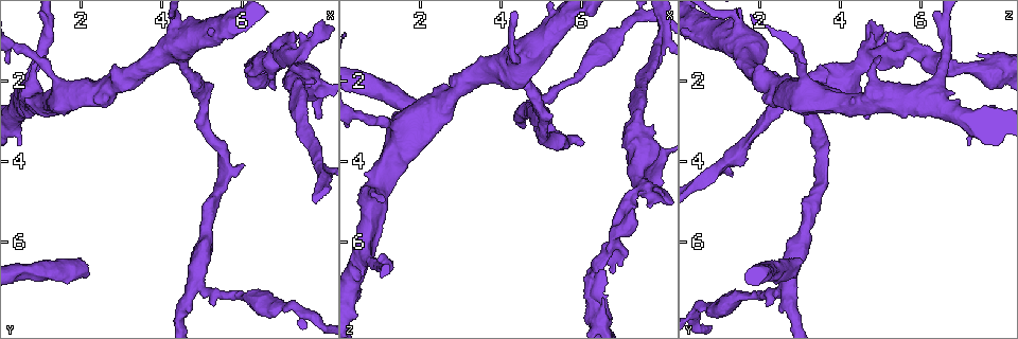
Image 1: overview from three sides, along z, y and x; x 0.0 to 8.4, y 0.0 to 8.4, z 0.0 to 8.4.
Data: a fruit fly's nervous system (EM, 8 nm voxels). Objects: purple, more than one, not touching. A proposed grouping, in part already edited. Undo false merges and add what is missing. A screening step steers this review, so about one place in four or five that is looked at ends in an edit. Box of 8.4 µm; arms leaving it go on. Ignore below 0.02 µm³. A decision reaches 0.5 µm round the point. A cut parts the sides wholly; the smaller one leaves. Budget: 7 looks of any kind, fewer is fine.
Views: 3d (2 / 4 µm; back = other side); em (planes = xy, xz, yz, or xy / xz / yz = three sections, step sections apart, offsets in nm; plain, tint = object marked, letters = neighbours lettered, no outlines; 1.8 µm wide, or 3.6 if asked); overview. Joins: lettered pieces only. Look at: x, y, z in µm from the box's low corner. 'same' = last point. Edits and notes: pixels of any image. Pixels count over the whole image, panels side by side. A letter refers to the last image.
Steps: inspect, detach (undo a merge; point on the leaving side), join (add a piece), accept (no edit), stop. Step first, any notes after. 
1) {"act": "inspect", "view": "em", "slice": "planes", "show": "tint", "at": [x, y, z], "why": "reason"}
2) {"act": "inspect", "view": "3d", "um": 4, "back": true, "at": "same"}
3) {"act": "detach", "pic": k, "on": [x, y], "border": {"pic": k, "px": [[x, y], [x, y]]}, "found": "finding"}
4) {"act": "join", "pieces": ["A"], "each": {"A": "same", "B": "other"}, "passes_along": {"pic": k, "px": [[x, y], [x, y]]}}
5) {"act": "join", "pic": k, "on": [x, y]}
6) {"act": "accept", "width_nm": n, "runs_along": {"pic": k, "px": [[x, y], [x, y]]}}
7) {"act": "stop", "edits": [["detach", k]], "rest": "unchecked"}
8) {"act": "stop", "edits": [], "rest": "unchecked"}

{"act": "inspect", "view": "3d", "um": 2, "at": [6.00, 4.05, 3.60]}

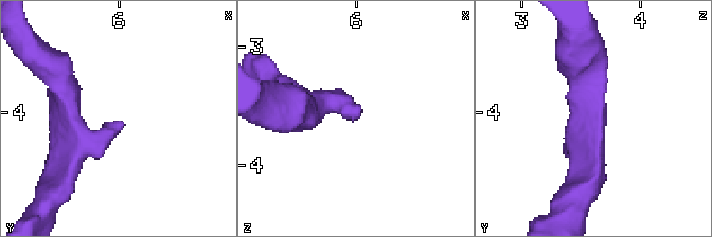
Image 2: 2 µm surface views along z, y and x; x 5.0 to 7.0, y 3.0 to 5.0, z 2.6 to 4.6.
{"act": "inspect", "view": "em", "um": 3.6, "slice": "xy", "step": 8, "show": "tint", "at": [6.04, 4.12, 3.58], "arm_widths_nm": [220, 280], "why": "need the tissue"}

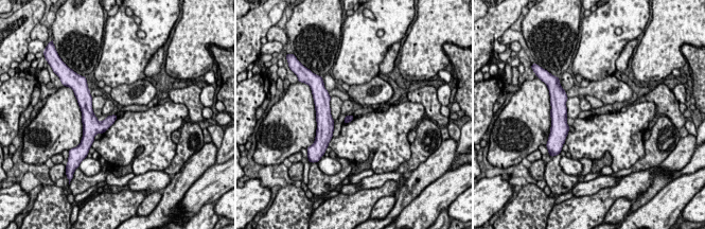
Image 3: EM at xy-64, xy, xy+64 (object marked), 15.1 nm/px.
{"act": "inspect", "view": "em", "um": 3.6, "slice": "planes", "show": "letters", "at": "same"}

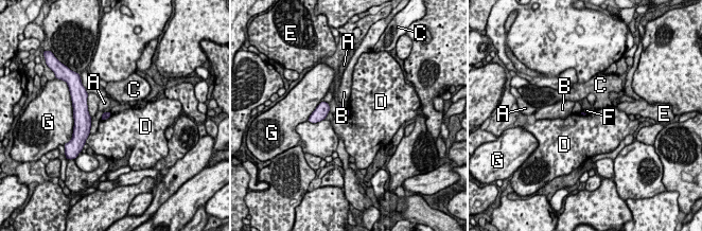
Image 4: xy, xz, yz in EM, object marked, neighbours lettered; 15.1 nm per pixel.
{"act": "accept", "each": {"A": "other", "B": "other", "C": "other", "D": "other", "E": "other", "F": "other", "G": "other"}, "border": {"pic": 4, "px": [[347, 108], [349, 113], [345, 118]]}, "found": "none of them fits"}

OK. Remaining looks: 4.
{"act": "inspect", "view": "em", "slice": "planes", "show": "tint", "at": [7.70, 0.85, 5.15], "why": "an open end"}

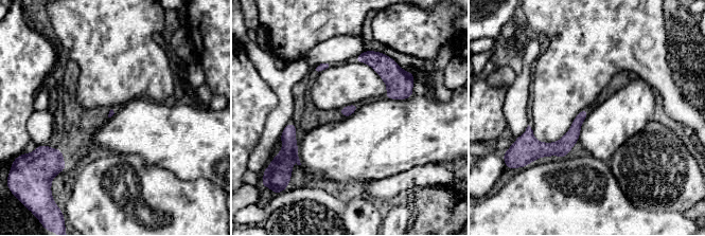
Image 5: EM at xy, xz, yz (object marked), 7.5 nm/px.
{"act": "inspect", "view": "em", "slice": "planes", "show": "letters", "at": "same"}

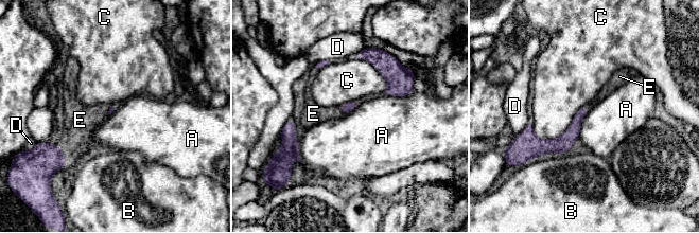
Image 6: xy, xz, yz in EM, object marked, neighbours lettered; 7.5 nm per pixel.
{"act": "join", "pieces": ["E"], "longest_contact_nm": ["C", 440], "each": {"A": "other", "B": "other", "C": "other", "D": "other", "E": "same"}, "found": "it goes on there"}

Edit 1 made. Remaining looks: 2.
{"act": "inspect", "view": "em", "slice": "xy", "step": 4, "show": "tint", "at": [1.95, 6.45, 3.05], "why": "long arm stops here"}

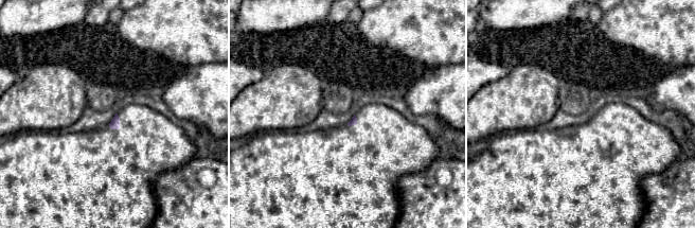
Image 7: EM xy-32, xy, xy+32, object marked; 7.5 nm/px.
{"act": "inspect", "view": "em", "slice": "planes", "show": "letters", "at": "same", "why": "cut it another way"}

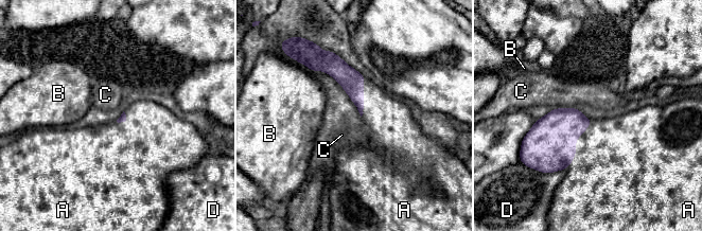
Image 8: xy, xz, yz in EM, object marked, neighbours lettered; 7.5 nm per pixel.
{"act": "join", "pieces": ["A"], "each": {"A": "same", "B": "other", "C": "other", "D": "other"}, "found": "the neuron continues"}

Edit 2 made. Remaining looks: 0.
{"act": "stop", "edits": [["join", 6], ["join", 8]], "rest": "unchecked"}

